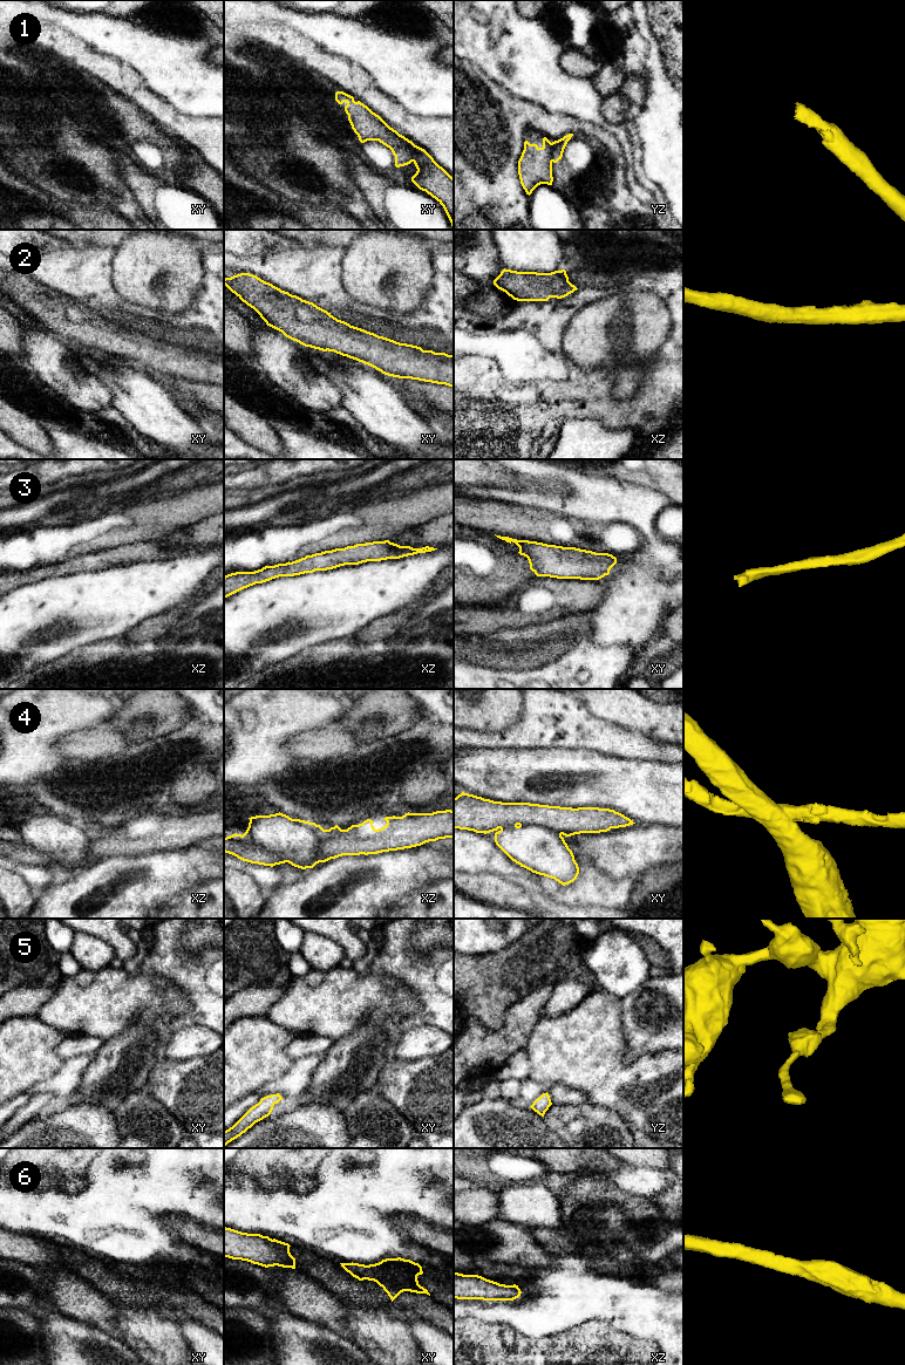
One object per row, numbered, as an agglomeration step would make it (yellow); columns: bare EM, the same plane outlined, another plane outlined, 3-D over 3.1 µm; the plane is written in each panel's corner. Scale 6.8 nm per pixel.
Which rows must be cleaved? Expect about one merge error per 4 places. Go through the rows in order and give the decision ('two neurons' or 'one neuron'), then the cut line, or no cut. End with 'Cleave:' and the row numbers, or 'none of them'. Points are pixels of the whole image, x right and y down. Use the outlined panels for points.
1: two neurons | yz (550, 143), (553, 161)
2: one neuron | no cut
3: one neuron | no cut
4: two neurons | xz (243, 834), (260, 846), (277, 852), (287, 861)
5: one neuron | no cut
6: one neuron | no cut
Cleave: 1, 4

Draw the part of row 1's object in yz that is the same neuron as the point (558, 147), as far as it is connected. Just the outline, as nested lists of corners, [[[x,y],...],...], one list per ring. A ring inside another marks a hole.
[[[569,134],[569,135],[564,136],[563,138],[551,143],[553,163],[557,163],[559,159],[562,159],[564,149],[572,136],[573,136],[573,134]]]

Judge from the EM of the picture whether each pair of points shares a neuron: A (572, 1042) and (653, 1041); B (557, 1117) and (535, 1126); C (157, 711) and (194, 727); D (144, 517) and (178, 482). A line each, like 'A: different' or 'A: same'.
A: different
B: different
C: different
D: different

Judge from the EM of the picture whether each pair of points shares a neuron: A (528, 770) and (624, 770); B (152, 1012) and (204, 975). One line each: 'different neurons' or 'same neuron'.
A: same neuron
B: same neuron

